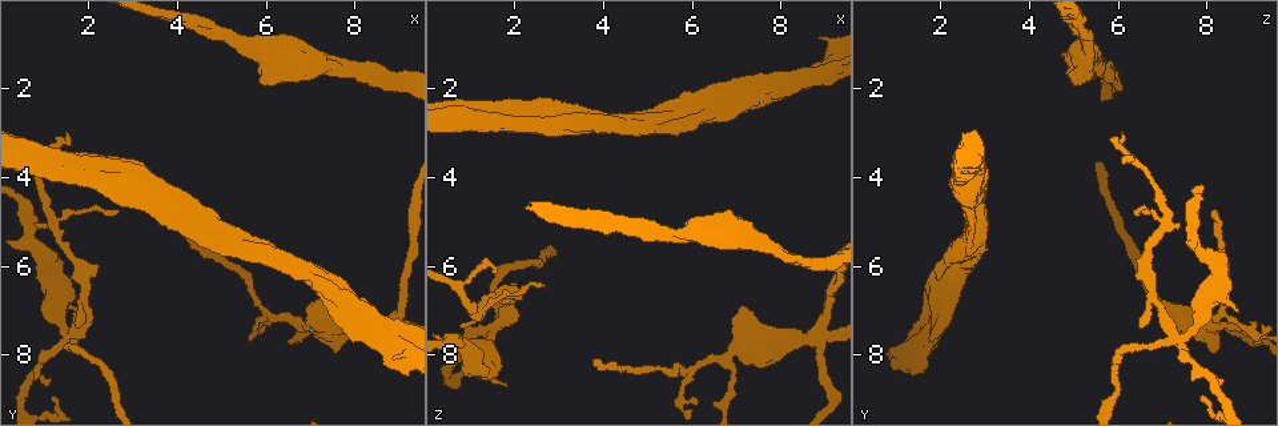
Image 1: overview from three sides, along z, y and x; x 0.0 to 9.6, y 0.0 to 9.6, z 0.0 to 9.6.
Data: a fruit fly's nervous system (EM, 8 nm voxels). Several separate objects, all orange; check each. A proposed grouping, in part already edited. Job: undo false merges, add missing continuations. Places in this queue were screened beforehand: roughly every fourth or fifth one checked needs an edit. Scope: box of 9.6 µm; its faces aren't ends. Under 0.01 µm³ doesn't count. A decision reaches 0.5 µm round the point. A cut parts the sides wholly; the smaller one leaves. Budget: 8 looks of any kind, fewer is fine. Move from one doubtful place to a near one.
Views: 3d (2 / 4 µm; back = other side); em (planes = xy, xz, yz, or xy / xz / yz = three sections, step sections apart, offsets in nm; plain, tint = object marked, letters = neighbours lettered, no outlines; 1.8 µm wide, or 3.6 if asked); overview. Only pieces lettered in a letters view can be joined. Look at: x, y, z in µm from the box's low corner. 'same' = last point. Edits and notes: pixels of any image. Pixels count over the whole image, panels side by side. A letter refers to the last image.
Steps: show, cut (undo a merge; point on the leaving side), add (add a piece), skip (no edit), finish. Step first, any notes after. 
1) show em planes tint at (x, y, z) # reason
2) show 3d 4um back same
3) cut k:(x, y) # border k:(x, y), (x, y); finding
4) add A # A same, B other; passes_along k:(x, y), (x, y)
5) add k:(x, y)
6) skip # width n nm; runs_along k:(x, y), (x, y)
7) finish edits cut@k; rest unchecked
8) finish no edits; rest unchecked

show 3d 2um at (1.60, 7.60, 7.45) # four-way junction

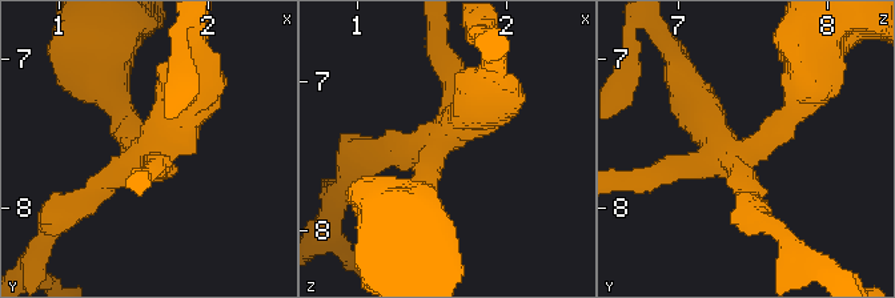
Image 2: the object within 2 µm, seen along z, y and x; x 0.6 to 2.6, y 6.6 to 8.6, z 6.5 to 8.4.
show em 3.6um planes letters at (1.56, 7.66, 7.42) # arms 4

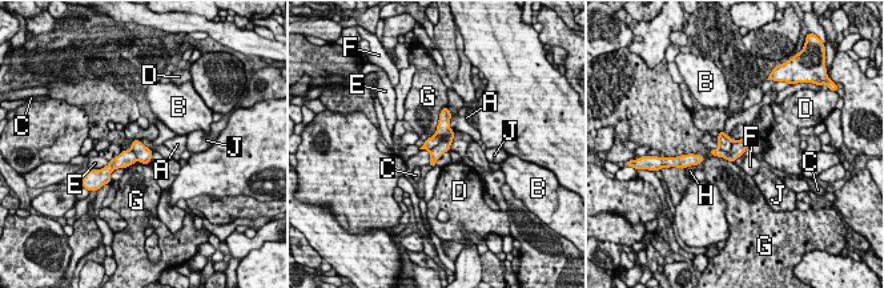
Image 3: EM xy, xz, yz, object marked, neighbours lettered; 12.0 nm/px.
cut 3:(430, 143) # A other, B other, C other, D other, E other, F other, G other, H other, J other; border 3:(451, 131), (429, 151); a second cell is stuck on

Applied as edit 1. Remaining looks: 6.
show overview # see it whole again

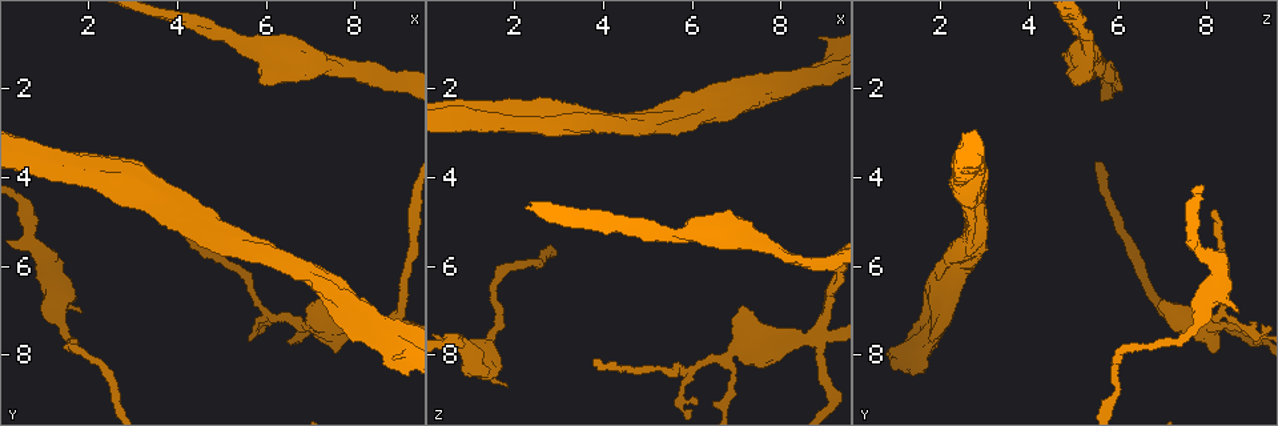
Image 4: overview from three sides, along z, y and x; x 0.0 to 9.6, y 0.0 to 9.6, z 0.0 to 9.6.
show em yz step 4 letters at (0.95, 5.80, 8.00) # thick turns thin

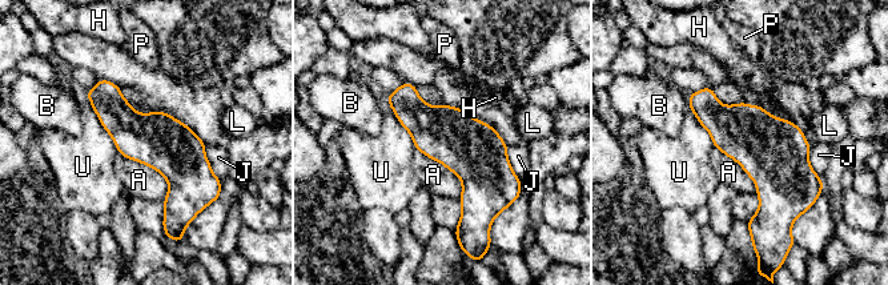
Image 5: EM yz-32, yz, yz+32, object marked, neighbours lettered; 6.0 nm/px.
show em xy step 8 letters same

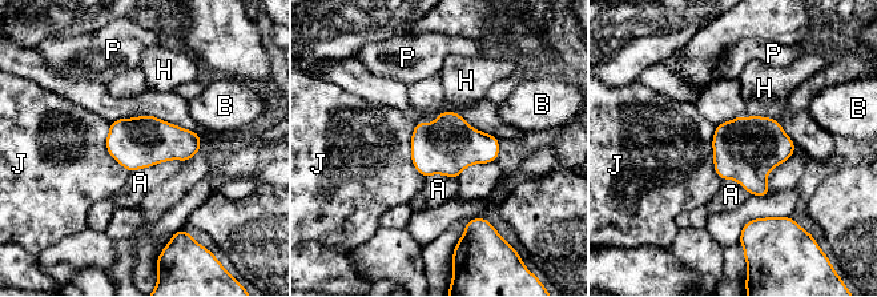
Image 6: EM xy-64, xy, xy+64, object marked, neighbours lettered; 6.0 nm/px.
skip # longest_contact A 360 nm; A other, B other, H other, J other, P other; border 6:(185, 161), (165, 160), (129, 172); all the same cell

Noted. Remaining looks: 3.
show em xz step 16 tint at (6.15, 5.80, 2.35) # two arms in line, one across

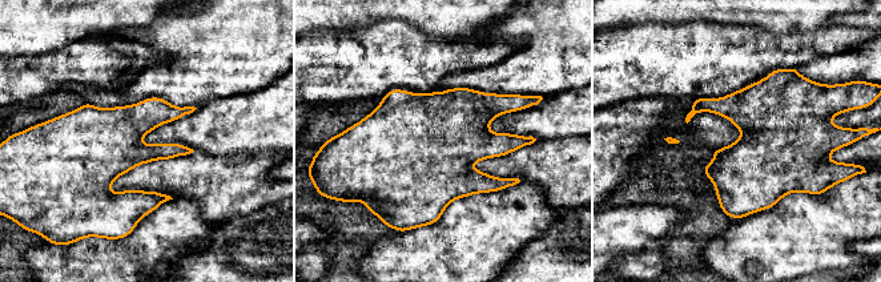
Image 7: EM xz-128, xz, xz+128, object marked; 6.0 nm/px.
show em planes tint same # another direction

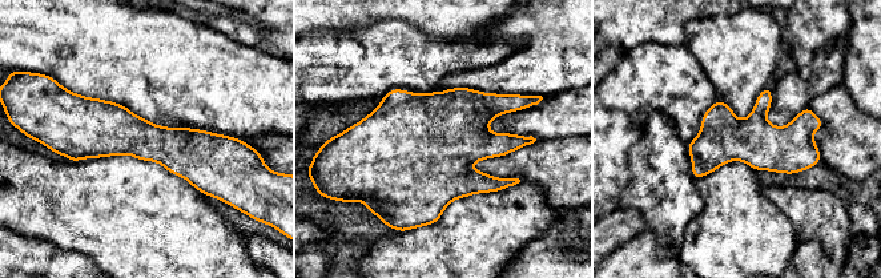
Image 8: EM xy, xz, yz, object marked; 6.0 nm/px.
show em planes letters same

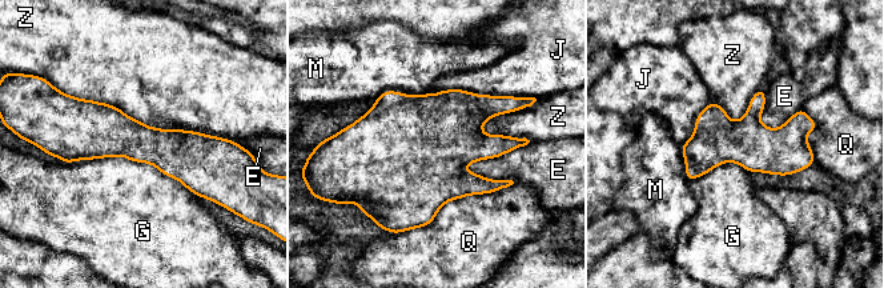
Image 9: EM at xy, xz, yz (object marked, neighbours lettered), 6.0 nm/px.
skip # E other, G other, J other, M other, Q other, Z other; border 9:(60, 91), (230, 140); one cell here

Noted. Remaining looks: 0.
finish edits cut@3; rest unchecked

